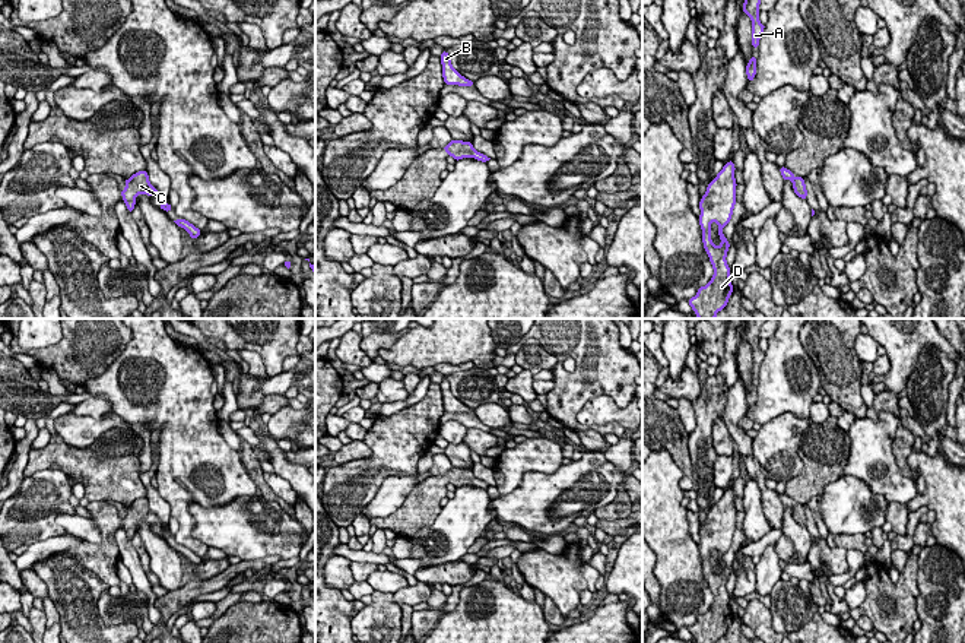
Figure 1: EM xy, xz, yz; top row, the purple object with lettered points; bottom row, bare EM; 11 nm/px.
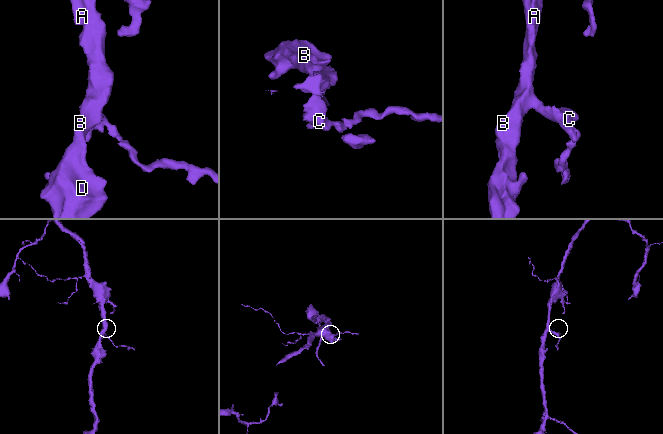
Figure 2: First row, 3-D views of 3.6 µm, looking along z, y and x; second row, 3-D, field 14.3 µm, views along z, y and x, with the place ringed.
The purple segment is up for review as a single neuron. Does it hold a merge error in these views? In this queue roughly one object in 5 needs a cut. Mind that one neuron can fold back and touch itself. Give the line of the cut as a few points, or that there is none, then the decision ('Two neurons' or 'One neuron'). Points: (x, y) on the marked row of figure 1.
No split. One neuron

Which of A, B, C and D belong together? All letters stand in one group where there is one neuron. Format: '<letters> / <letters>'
A B C D

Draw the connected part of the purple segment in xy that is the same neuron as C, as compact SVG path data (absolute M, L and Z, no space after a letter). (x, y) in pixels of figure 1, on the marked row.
M137 171L133 174L128 180L124 180L126 189L121 190L121 197L127 206L127 210L131 213L136 206L136 197L139 194L147 194L147 196L158 196L159 197L159 208L165 212L169 212L172 206L169 202L166 205L162 203L162 194L150 184L147 171Z

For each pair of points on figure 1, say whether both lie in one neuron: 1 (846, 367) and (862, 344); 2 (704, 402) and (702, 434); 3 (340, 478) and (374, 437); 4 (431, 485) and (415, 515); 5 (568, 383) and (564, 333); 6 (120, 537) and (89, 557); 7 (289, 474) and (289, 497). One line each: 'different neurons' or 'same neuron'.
1: different neurons
2: same neuron
3: same neuron
4: same neuron
5: same neuron
6: different neurons
7: different neurons

